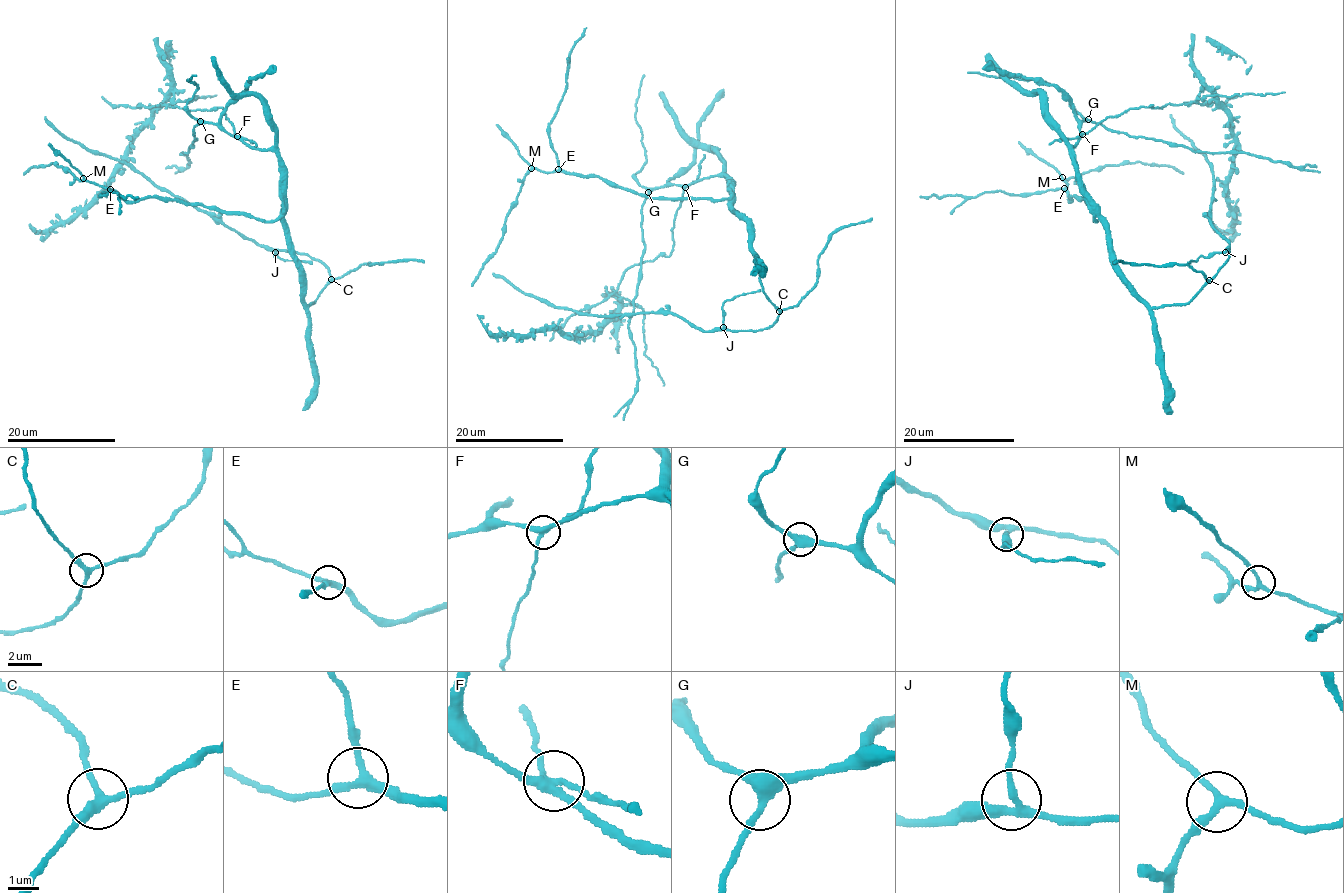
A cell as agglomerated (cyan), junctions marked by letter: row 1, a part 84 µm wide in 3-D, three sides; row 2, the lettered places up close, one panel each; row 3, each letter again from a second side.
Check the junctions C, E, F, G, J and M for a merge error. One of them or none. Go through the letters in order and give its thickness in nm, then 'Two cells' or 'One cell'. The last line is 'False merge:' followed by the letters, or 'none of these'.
C: Thickness 280 nm. One cell
E: Thickness 280 nm. One cell
F: Thickness 280 nm. Two cells
G: Thickness 360 nm. One cell
J: Thickness 220 nm. One cell
M: Thickness 220 nm. One cell
False merge: F

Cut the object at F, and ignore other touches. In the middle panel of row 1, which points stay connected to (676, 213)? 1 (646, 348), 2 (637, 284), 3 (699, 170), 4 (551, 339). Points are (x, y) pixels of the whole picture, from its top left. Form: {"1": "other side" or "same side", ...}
{"1": "same side", "2": "other side", "3": "same side", "4": "same side"}

